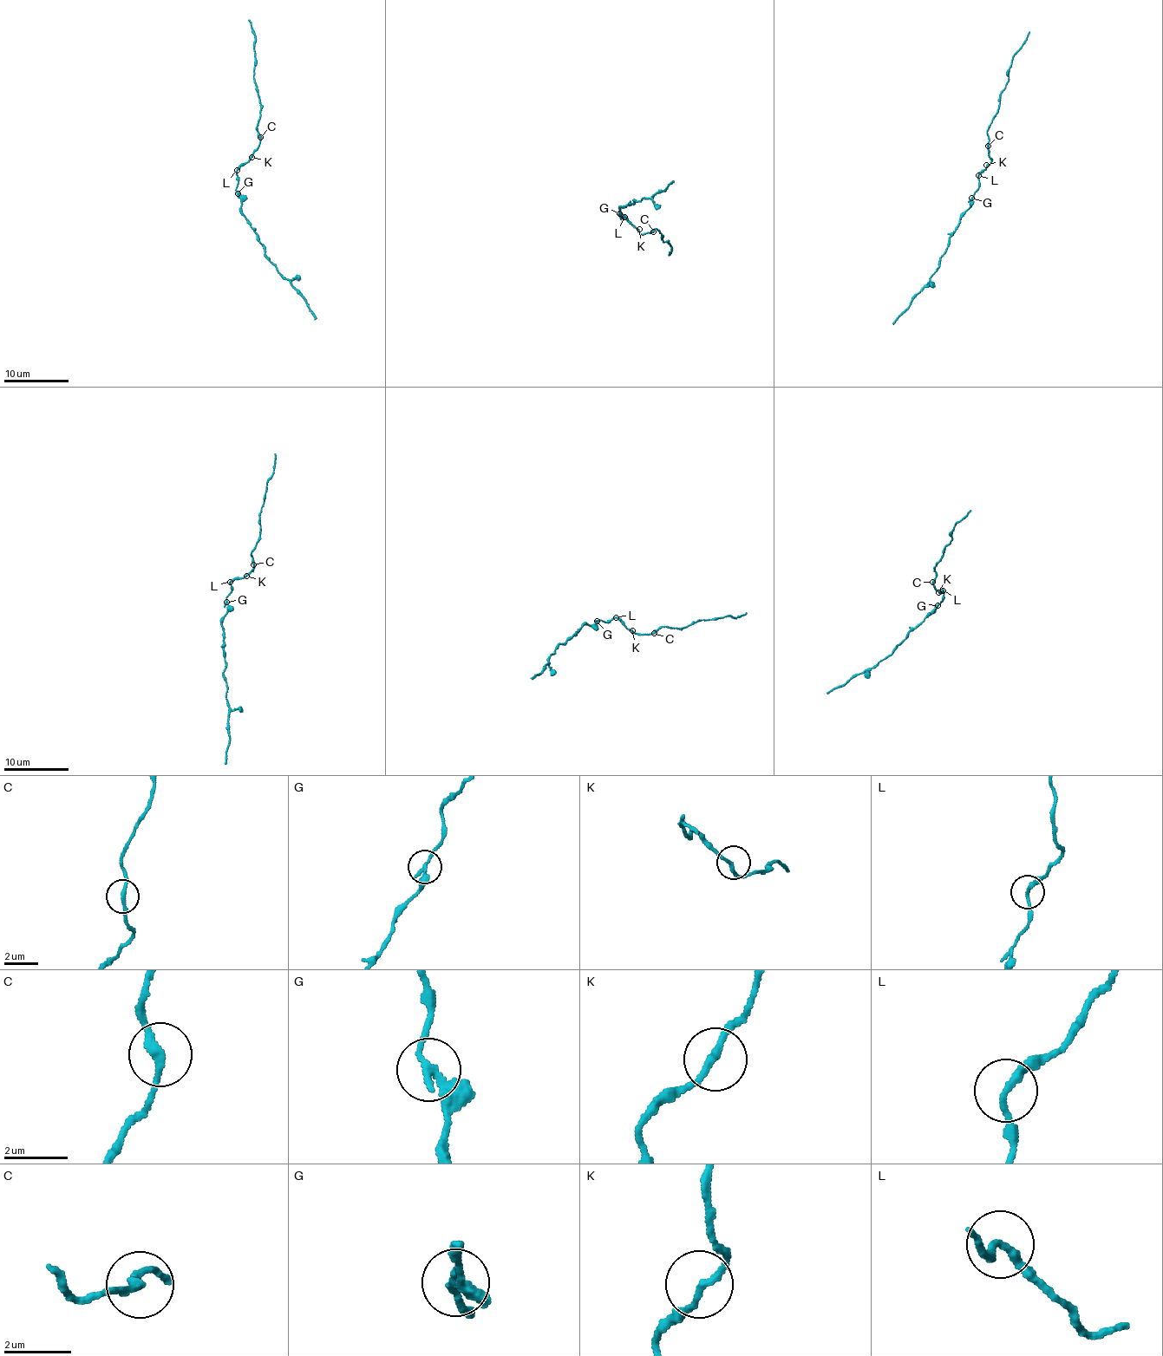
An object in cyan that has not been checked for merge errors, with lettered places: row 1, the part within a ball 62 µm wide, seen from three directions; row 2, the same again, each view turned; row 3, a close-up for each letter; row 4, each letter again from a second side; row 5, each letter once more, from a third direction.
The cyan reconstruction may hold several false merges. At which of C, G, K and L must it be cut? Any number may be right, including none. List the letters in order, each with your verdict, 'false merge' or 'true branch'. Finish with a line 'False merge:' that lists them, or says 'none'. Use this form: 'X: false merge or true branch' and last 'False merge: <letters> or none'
C: true branch
G: false merge
K: true branch
L: true branch
False merge: G

